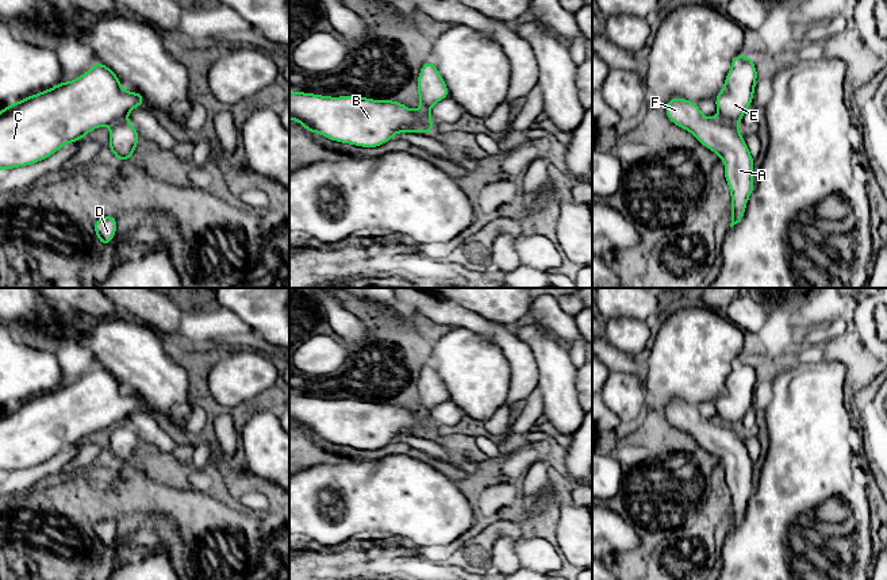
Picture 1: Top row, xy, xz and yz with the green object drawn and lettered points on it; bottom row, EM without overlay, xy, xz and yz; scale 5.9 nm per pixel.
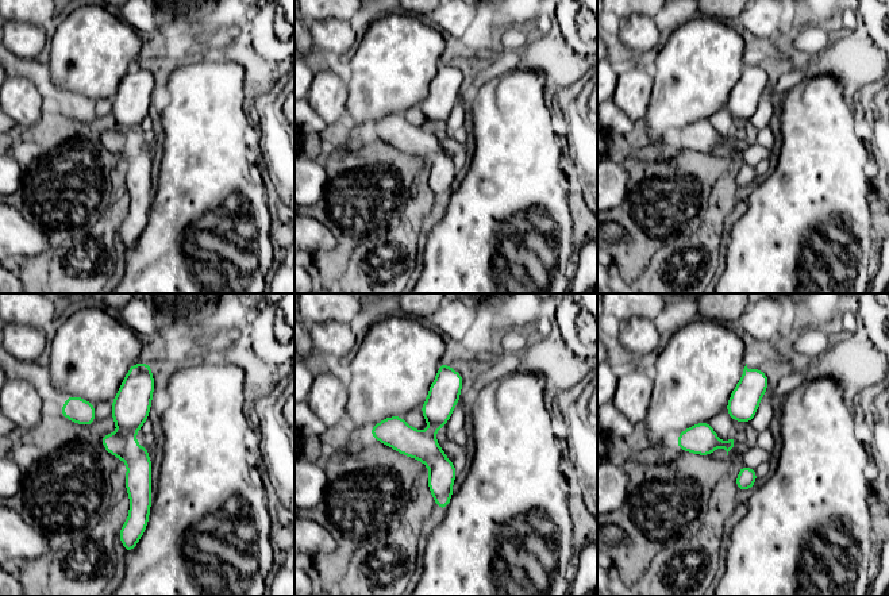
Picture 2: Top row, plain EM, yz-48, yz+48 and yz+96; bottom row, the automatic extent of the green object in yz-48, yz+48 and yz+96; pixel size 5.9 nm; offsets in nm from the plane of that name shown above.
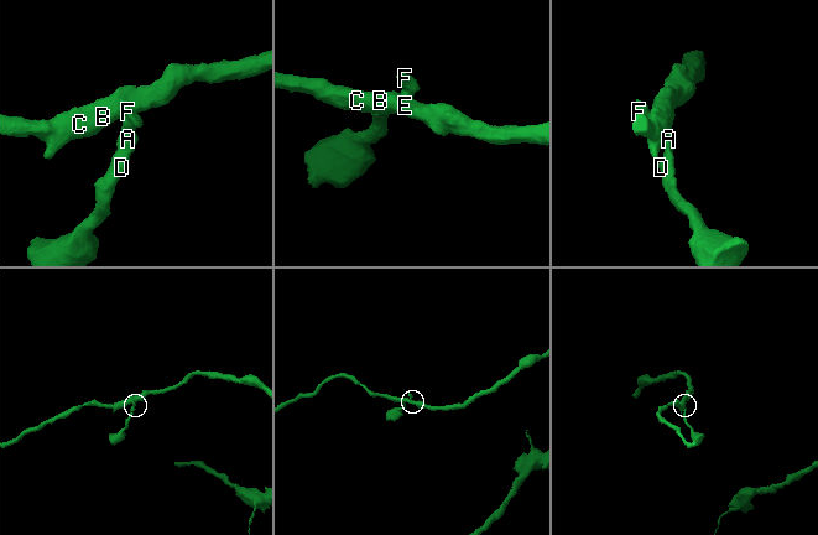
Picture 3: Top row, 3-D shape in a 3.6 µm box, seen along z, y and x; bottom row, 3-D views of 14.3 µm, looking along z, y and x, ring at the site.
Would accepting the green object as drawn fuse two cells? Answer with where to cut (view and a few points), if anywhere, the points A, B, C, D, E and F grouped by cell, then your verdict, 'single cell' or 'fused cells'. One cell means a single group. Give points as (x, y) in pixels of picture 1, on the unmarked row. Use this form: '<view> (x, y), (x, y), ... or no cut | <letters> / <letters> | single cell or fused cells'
yz (717, 421), (737, 429) | A D F / B C E | fused cells

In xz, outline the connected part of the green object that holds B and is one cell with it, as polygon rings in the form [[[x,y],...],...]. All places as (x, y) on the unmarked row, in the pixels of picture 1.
[[[289,393],[289,422],[303,427],[307,435],[319,435],[331,443],[361,450],[381,449],[396,435],[434,435],[433,425],[402,406],[354,399],[330,400]]]

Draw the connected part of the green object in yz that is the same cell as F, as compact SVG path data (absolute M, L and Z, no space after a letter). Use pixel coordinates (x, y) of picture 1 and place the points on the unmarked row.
M673 400L665 408L668 422L688 433L703 449L717 456L725 465L725 483L732 498L732 526L740 526L753 495L754 462L737 427L704 419L698 406Z

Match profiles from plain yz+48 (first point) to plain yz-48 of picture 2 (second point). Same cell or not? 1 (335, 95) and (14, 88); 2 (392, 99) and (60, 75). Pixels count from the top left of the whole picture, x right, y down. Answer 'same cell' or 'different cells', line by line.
1: same cell
2: same cell

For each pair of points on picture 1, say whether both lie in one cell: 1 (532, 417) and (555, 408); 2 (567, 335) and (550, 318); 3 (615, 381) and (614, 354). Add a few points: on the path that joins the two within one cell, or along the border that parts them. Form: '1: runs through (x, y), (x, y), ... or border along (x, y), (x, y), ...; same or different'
1: border along (537, 388), (542, 396), (542, 418); different
2: runs through (564, 331), (555, 322); same
3: border along (610, 372), (630, 372), (641, 383), (642, 390); different

